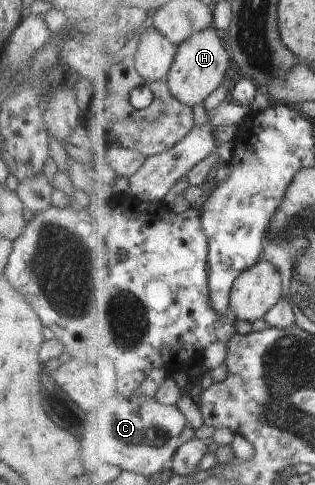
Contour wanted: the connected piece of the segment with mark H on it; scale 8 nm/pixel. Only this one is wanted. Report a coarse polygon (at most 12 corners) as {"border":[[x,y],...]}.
{"border":[[216,28],[179,46],[166,81],[192,107],[224,84],[234,62]]}

